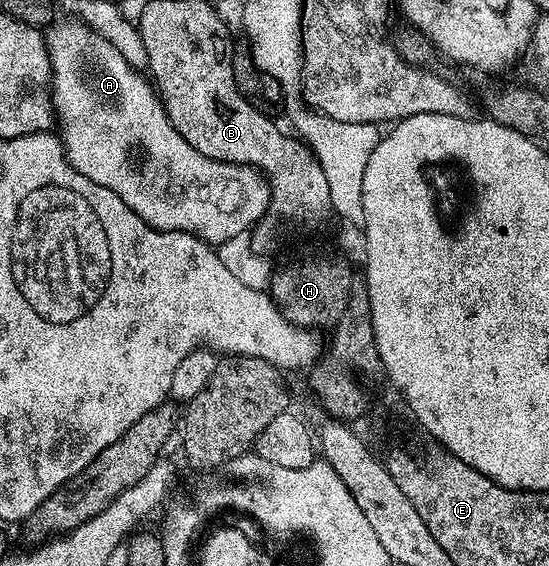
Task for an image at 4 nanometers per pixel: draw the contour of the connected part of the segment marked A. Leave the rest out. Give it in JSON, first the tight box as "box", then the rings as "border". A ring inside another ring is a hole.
{"box":[44,21,271,244],"border":[[[55,21],[44,34],[50,57],[56,126],[72,168],[88,176],[92,184],[116,192],[136,216],[157,230],[179,230],[211,244],[253,231],[271,201],[270,184],[264,175],[252,166],[221,162],[196,152],[176,132],[157,89],[134,71],[137,69],[107,38],[101,38],[85,22],[73,21]]]}

